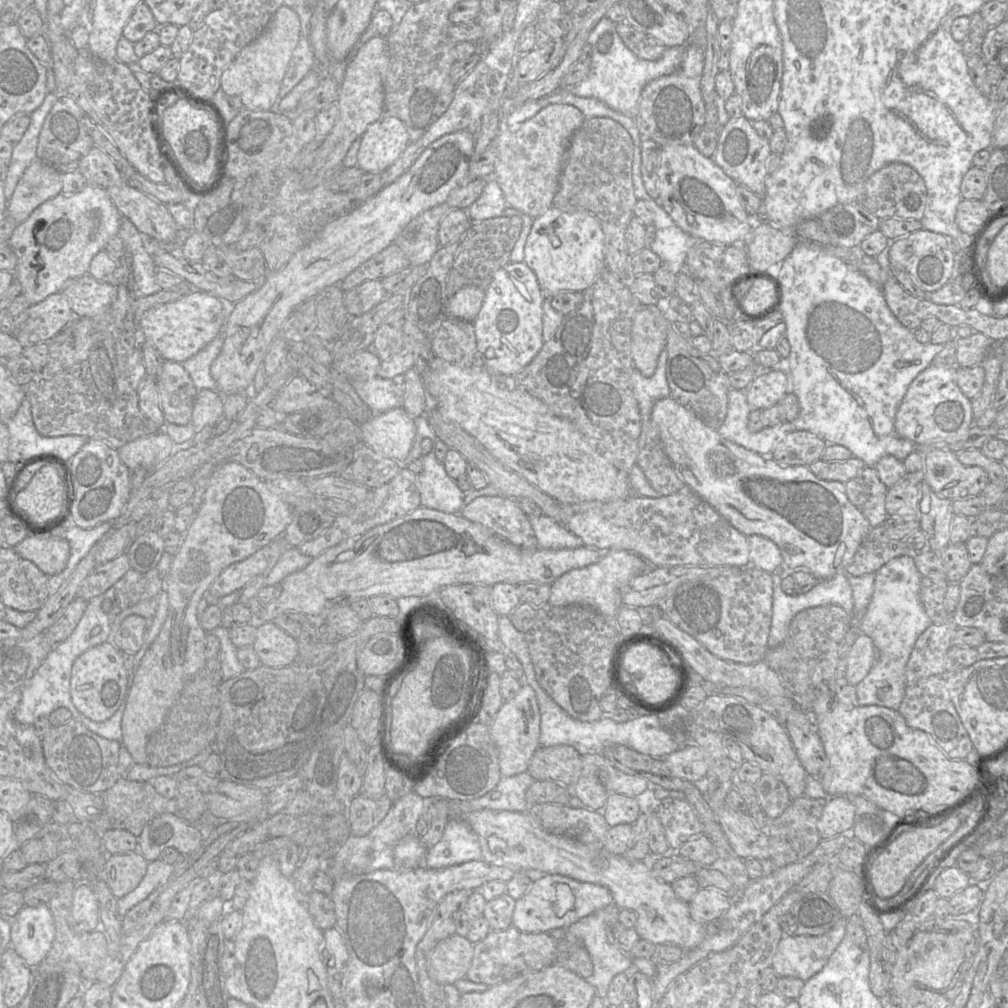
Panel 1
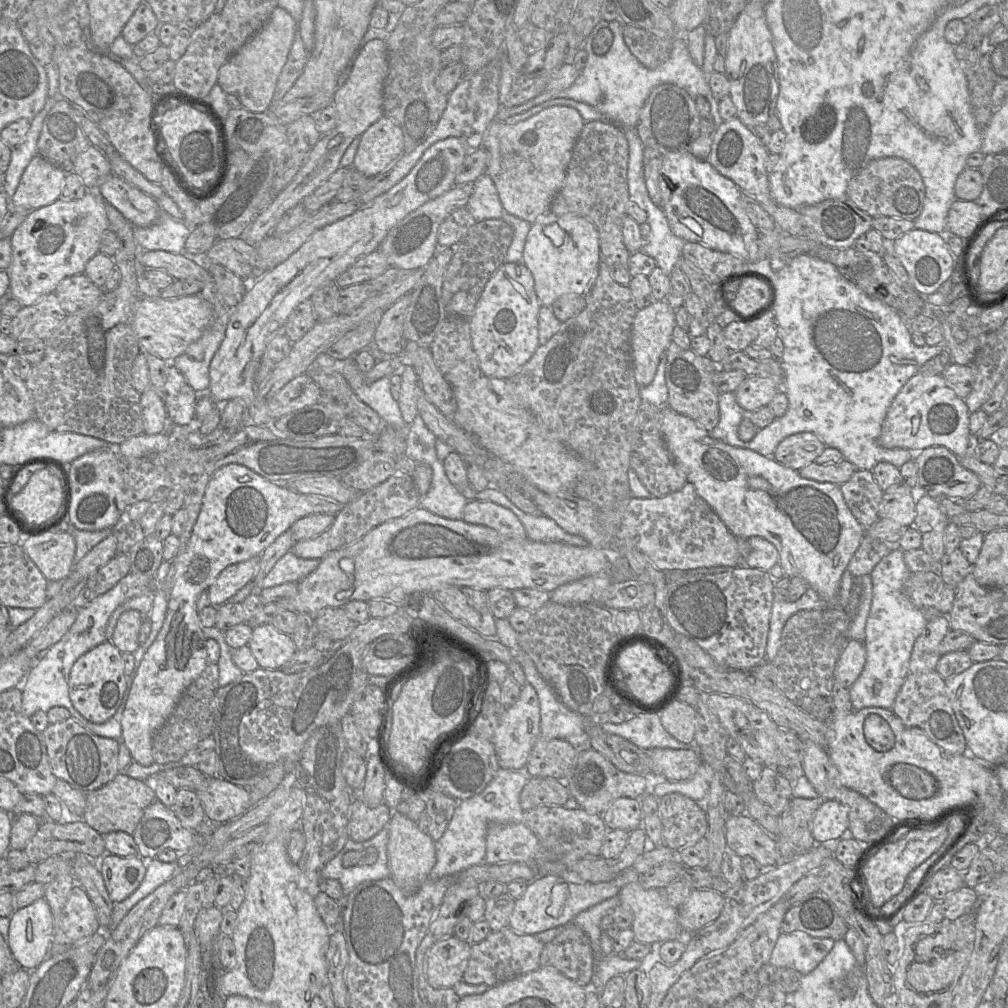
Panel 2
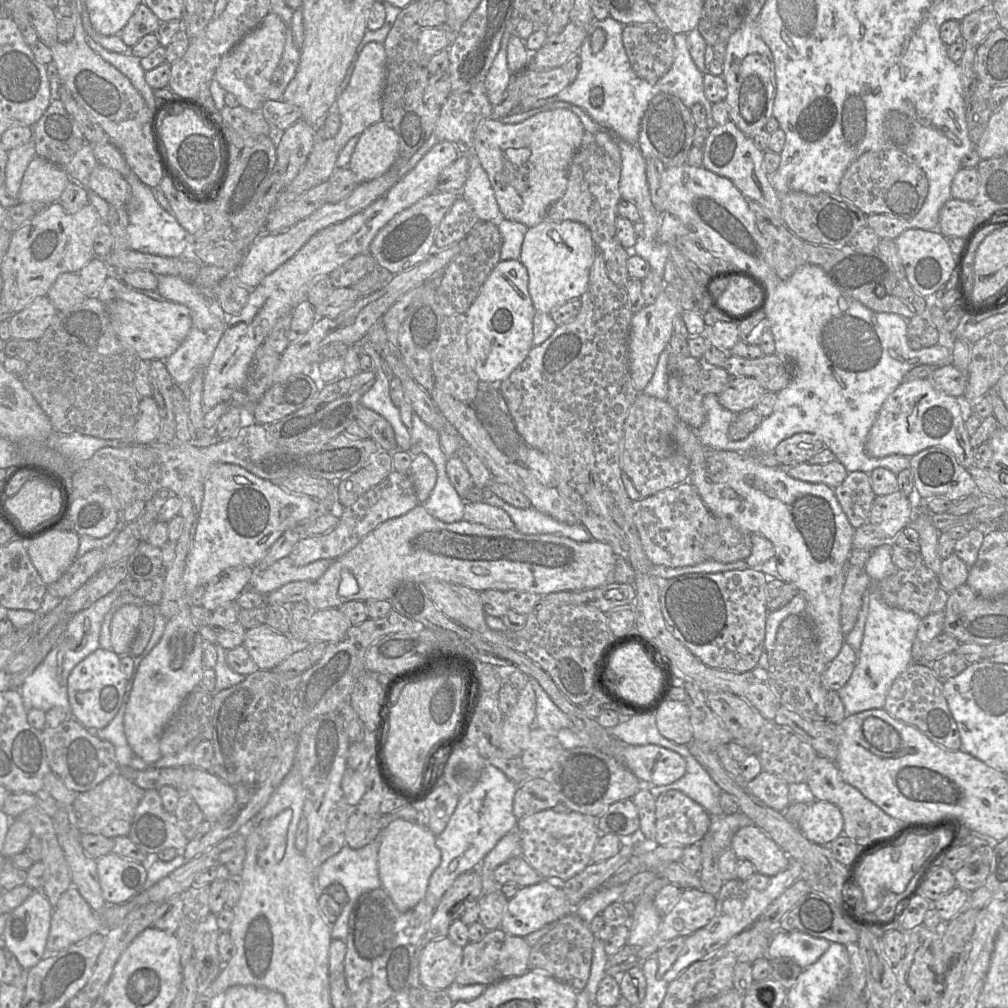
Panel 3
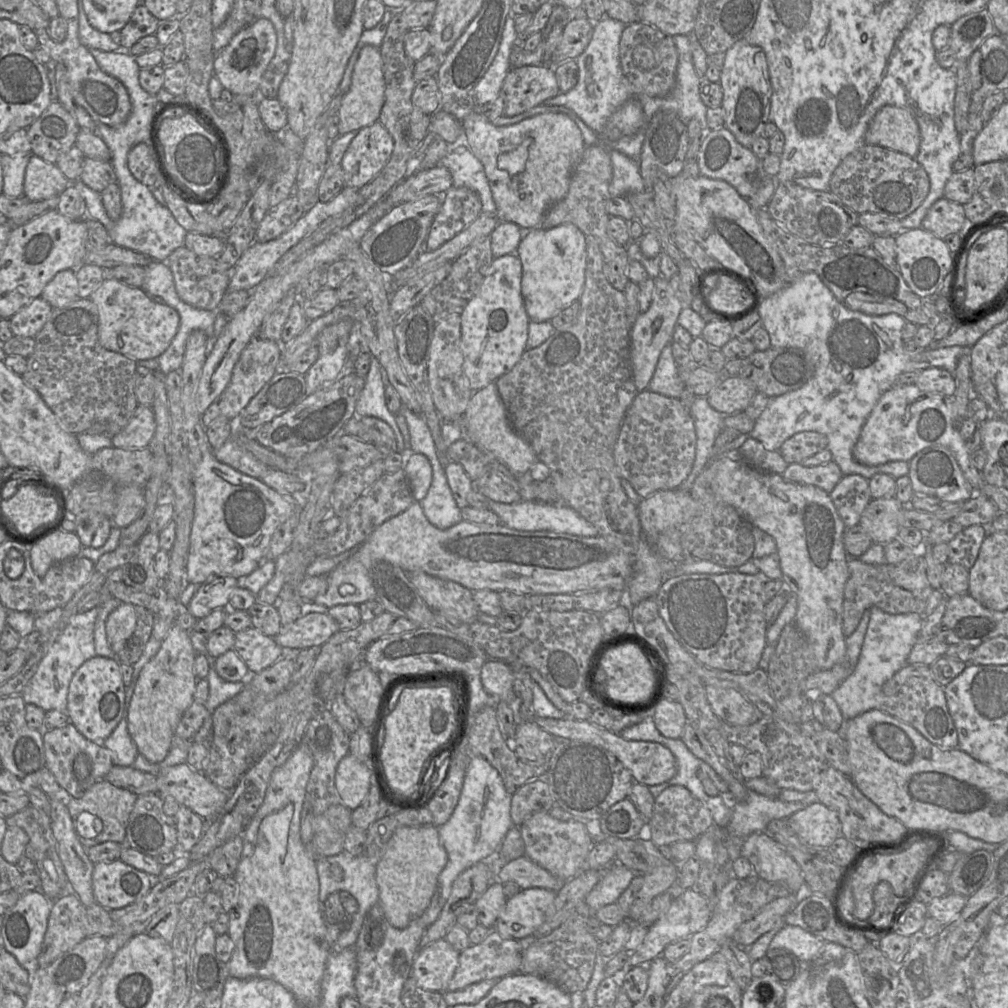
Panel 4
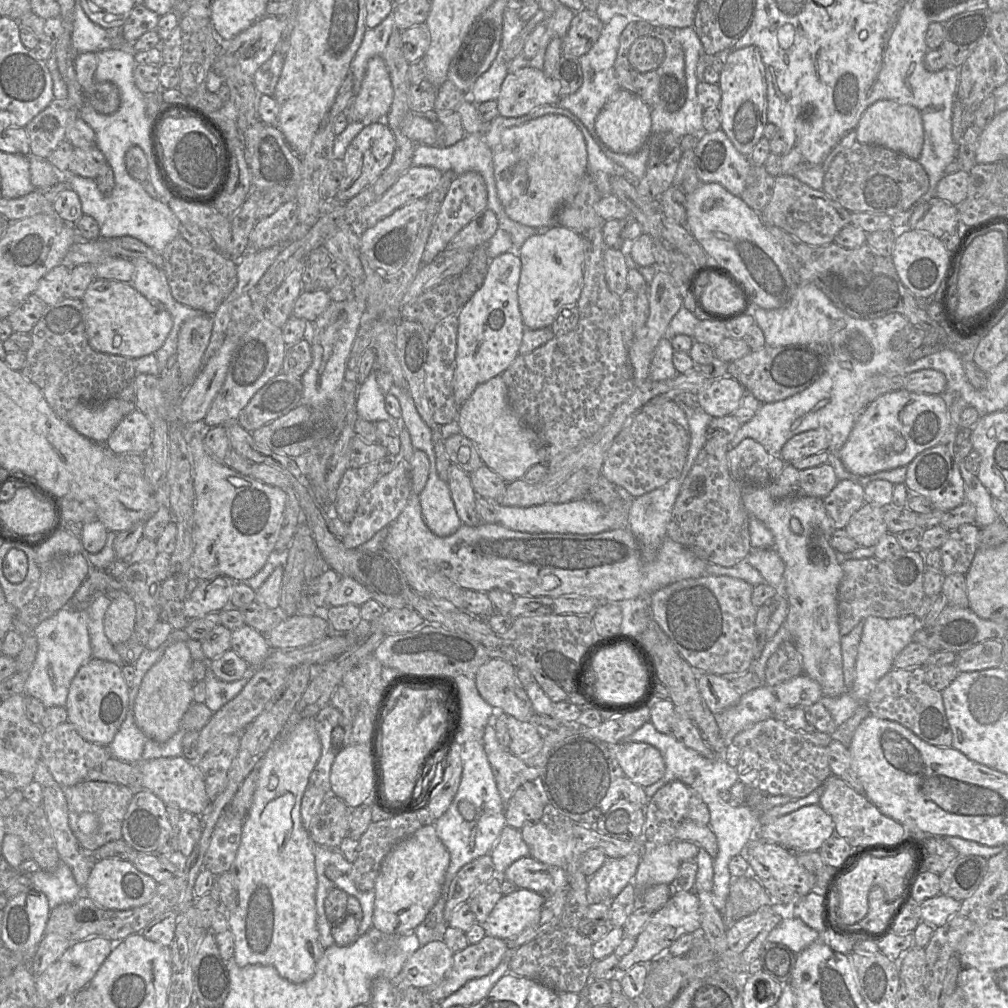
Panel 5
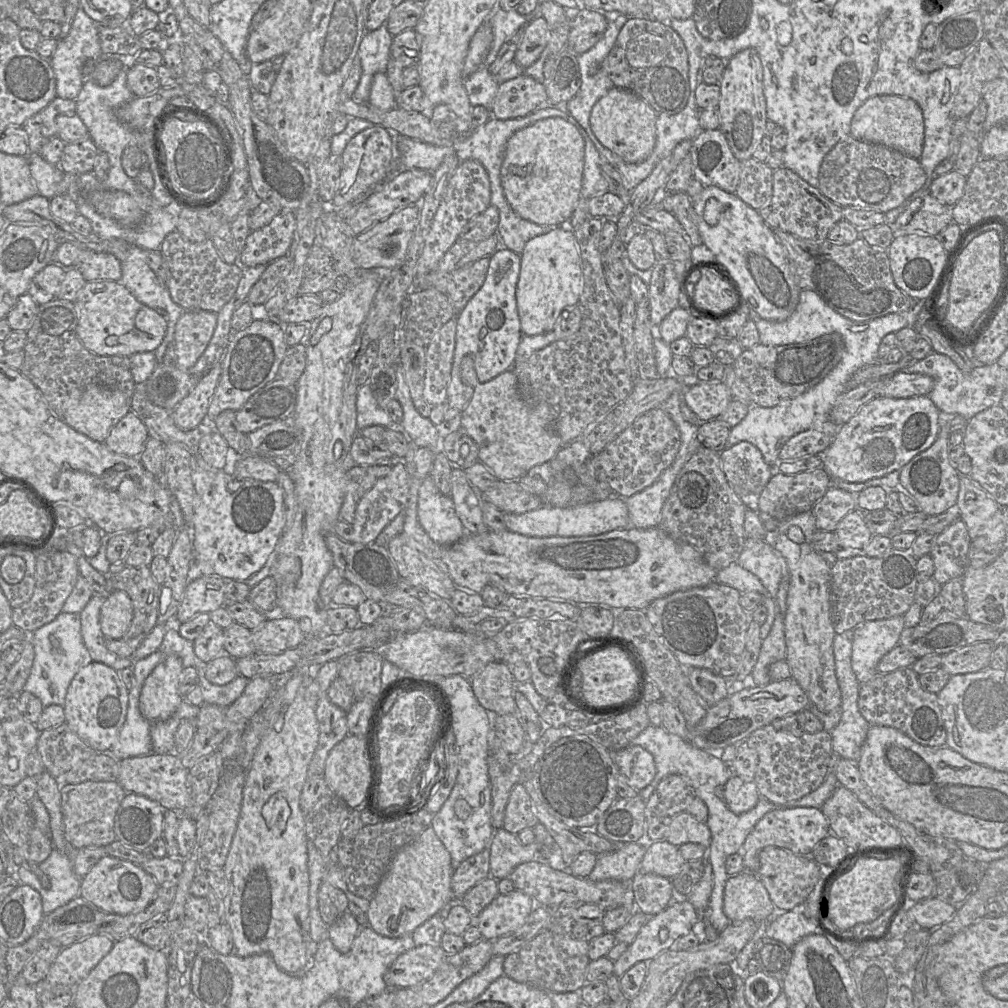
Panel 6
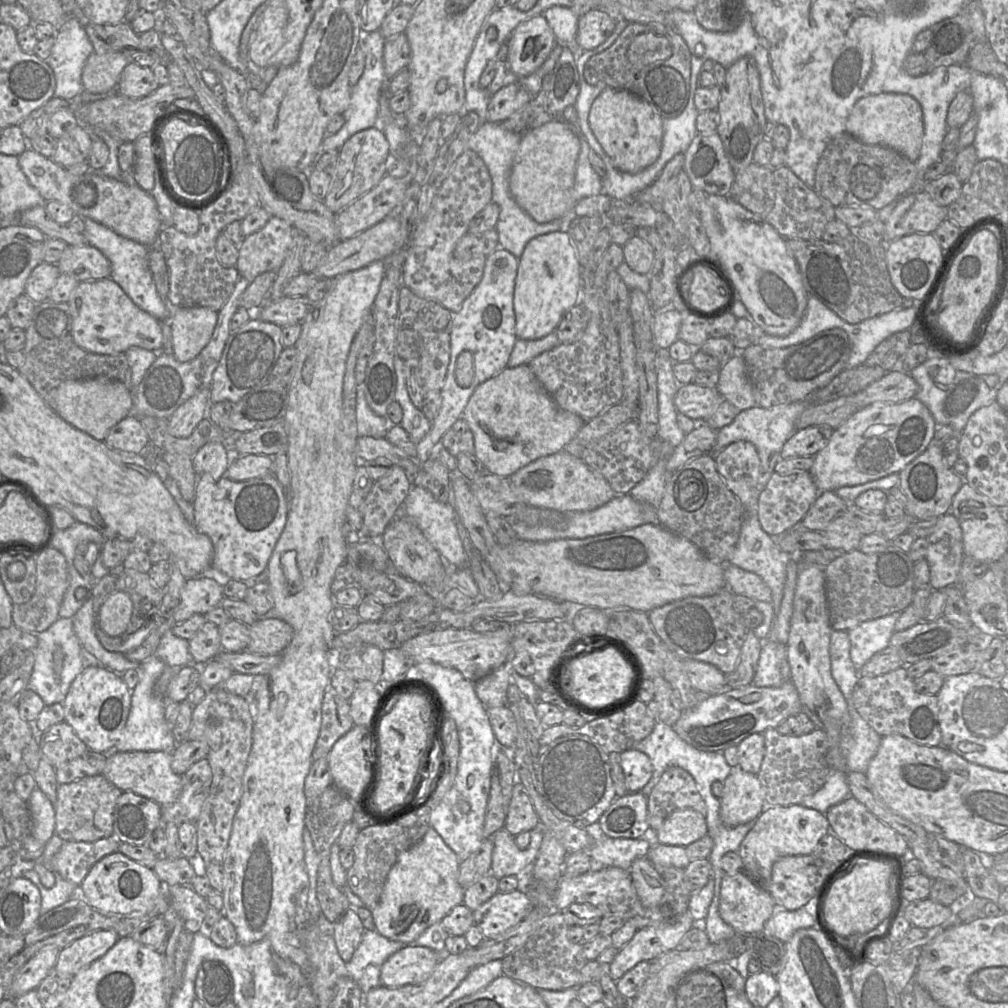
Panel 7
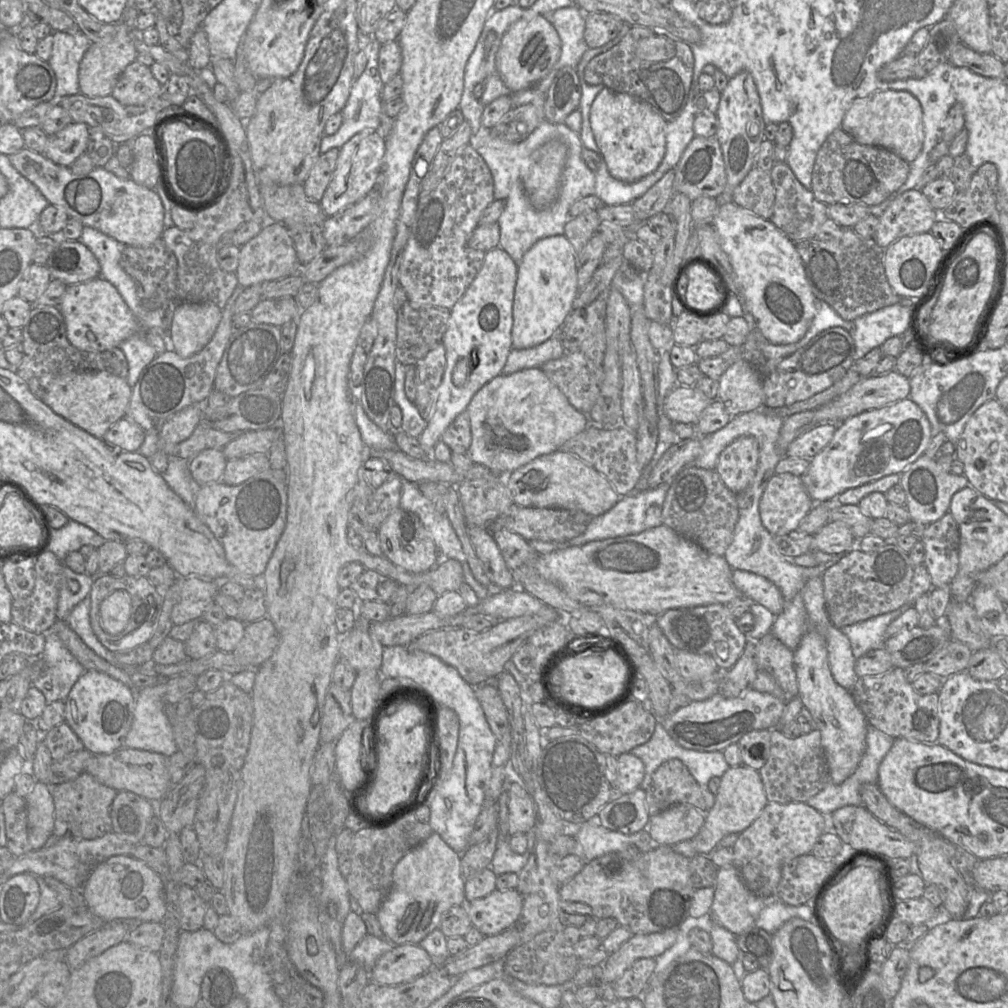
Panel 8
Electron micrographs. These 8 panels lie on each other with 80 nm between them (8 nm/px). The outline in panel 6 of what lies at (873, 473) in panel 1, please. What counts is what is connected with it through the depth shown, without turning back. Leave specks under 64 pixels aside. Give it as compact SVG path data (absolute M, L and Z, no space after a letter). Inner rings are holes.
M830 486L811 510L817 529L819 531L835 531L841 519L857 508L858 494Z

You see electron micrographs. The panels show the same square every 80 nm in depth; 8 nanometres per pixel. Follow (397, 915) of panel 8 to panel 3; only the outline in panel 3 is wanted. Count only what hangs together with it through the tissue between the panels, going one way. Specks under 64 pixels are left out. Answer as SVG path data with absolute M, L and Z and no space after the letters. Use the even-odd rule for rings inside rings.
M404 819L393 820L379 834L379 878L382 888L402 913L415 907L426 896L429 879L441 861L435 839L427 827Z

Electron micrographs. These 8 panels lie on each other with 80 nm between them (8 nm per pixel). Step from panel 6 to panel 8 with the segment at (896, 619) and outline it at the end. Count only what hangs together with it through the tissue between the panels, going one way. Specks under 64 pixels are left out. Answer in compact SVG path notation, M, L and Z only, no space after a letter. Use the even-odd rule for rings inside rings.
M904 605L897 610L840 628L850 641L855 659L871 650L884 648L885 641L888 639L886 638L888 625L911 606L913 605Z

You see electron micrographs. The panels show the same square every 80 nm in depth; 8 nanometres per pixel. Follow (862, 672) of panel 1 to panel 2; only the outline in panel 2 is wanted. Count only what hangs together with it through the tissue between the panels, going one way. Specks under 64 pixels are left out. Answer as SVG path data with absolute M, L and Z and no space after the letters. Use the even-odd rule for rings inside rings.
M848 640L840 653L834 670L834 681L849 689L861 674L866 663L864 642Z

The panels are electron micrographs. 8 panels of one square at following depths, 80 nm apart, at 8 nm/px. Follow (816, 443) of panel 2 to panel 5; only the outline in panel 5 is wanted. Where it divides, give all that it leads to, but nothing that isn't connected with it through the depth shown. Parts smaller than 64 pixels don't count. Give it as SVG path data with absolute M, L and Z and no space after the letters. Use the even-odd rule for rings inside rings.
M808 430L790 438L783 445L780 458L786 464L791 464L819 452L828 451L829 445L830 436L826 430Z

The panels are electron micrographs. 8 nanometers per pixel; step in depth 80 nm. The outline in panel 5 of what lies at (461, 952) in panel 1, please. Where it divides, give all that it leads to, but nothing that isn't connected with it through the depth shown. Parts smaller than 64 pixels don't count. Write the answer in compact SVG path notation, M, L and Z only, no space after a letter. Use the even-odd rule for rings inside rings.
M443 940L420 946L403 965L400 973L389 980L395 984L411 984L426 989L440 982L453 964L454 953Z

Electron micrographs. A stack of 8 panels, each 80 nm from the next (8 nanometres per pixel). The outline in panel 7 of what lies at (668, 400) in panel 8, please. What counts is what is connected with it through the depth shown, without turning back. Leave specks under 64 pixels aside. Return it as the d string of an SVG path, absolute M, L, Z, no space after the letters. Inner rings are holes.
M695 383L680 385L674 398L677 411L700 422L705 422L724 401L716 388Z

